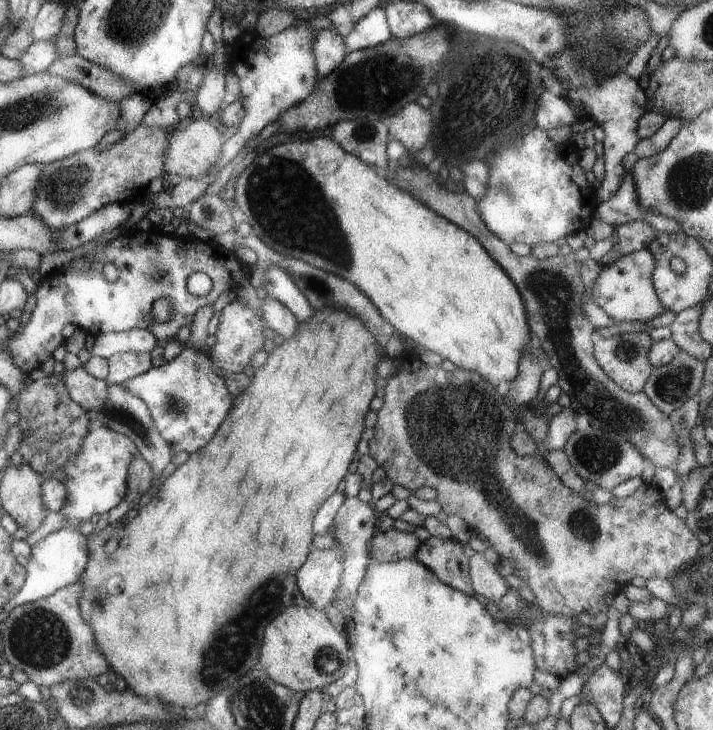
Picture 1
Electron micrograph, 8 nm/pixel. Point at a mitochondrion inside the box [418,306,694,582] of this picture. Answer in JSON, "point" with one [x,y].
{"point":[596,452]}

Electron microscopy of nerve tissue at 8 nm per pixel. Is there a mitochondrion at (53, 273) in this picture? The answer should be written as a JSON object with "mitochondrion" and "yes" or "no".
{"mitochondrion":"no"}

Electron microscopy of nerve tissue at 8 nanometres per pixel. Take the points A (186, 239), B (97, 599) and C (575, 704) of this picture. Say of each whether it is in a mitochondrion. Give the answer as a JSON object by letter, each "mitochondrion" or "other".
{"A":"other","B":"mitochondrion","C":"other"}

